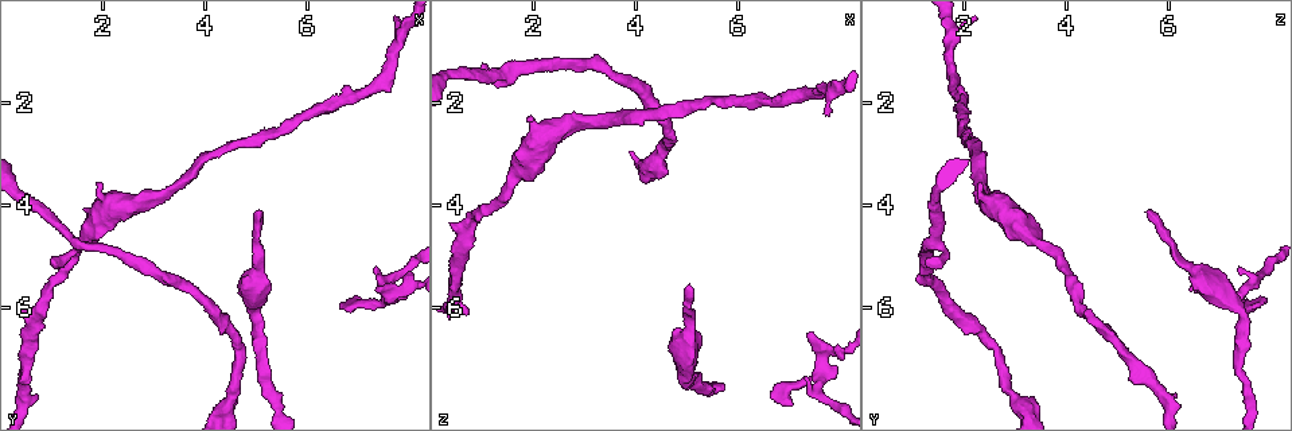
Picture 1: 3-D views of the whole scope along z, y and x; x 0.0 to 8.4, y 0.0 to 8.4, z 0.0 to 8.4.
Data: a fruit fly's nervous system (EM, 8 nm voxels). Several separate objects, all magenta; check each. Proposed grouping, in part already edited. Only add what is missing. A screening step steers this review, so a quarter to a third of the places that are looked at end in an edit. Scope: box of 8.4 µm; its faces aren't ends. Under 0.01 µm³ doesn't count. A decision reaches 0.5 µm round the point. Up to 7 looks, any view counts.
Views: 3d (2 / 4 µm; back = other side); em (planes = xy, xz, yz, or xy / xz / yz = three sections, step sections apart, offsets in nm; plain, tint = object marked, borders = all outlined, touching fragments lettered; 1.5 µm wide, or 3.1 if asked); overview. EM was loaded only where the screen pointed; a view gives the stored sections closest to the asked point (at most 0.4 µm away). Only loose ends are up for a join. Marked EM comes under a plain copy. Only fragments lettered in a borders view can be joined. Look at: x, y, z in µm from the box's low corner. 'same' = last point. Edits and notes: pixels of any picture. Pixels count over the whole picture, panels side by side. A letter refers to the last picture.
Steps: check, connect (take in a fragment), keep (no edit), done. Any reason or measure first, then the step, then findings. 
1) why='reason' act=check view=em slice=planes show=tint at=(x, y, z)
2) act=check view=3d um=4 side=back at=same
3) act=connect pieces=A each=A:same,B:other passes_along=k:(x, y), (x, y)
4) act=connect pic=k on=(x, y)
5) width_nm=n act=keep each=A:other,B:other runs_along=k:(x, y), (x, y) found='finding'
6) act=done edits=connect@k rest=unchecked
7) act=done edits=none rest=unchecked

why='branch stops here' act=check view=em slice=yz step=4 show=borders at=(7.40, 5.70, 6.45)

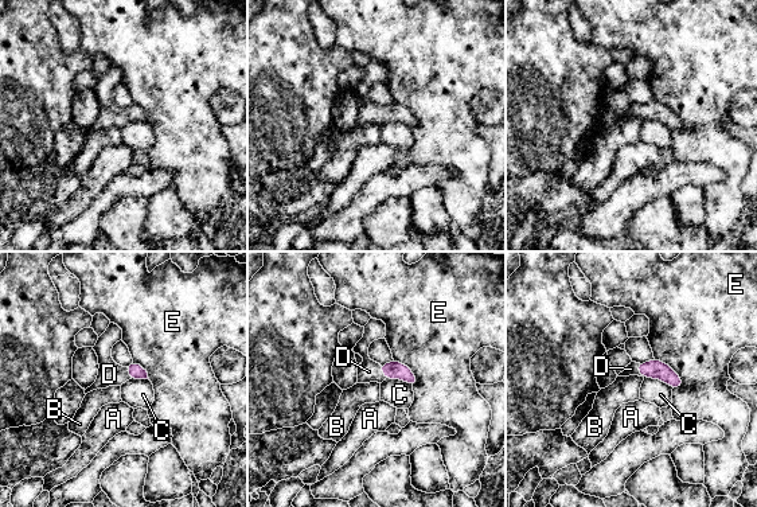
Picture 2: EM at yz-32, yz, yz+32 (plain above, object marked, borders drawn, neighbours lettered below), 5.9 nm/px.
why='another direction' act=check view=em slice=planes show=borders at=same

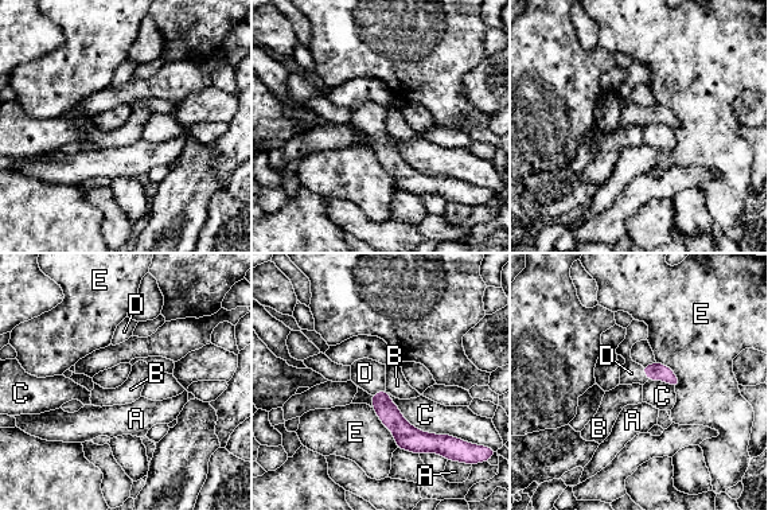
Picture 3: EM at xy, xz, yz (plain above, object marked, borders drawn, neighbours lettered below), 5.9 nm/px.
act=connect pieces=D each=A:other,B:other,C:other,D:same,E:other passes_along=3:(655, 372), (644, 373), (631, 373) found='the cell continues'

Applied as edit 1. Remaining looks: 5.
why='an open end' act=check view=3d um=4 side=back at=(5.10, 4.10, 5.65)

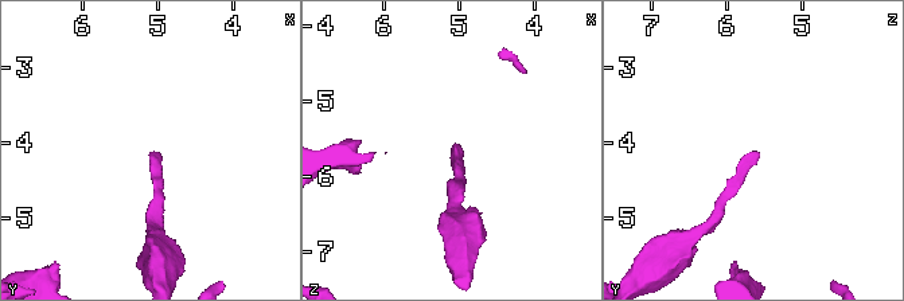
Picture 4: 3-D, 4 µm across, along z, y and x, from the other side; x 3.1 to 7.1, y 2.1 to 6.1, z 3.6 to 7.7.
why='shape alone is not enough' act=check view=em slice=xz step=8 show=borders at=(5.15, 4.10, 5.65)

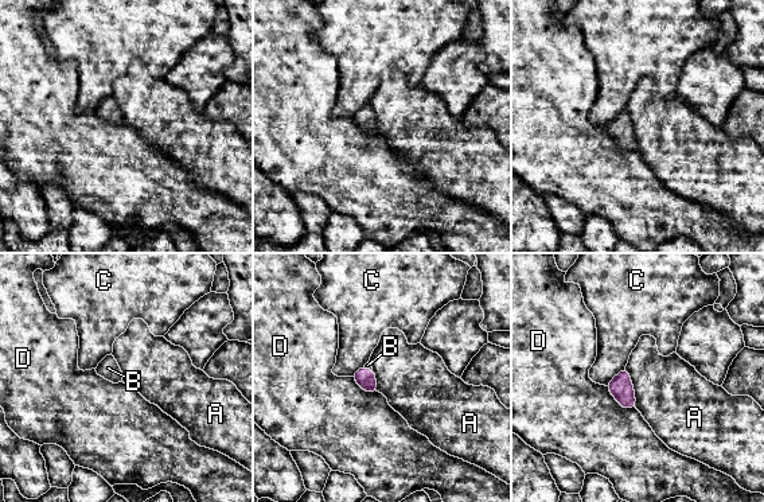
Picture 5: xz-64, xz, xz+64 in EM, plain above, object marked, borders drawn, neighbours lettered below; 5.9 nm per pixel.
act=check view=em slice=planes show=borders at=same

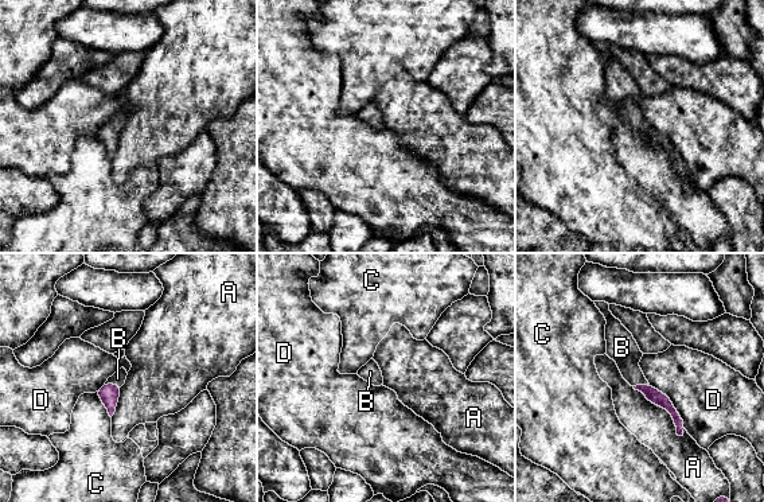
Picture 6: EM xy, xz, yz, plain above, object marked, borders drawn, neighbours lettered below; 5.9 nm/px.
act=connect pieces=B each=A:other,B:same,C:other,D:other passes_along=6:(109, 393), (113, 384), (117, 378) found='it goes on there'

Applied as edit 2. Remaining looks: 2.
why='an open end' act=check view=em slice=xy step=8 show=borders at=(1.00, 5.00, 1.30)

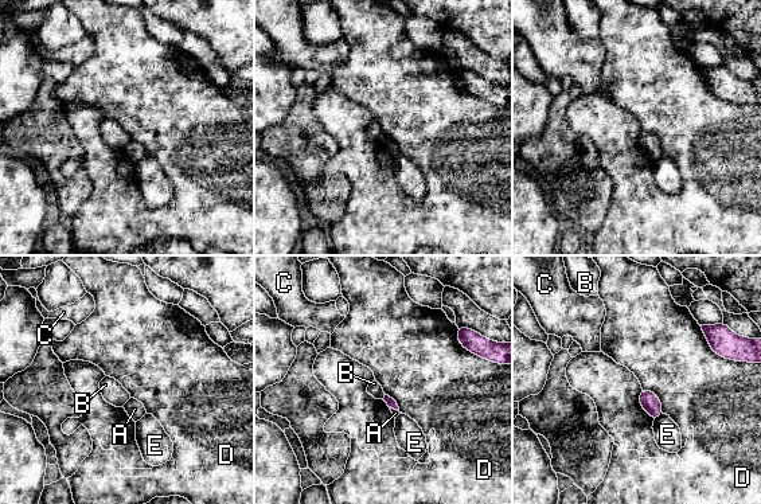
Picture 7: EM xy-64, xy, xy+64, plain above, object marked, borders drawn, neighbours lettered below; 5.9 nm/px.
why='cut it another way' act=check view=em slice=planes show=borders at=same

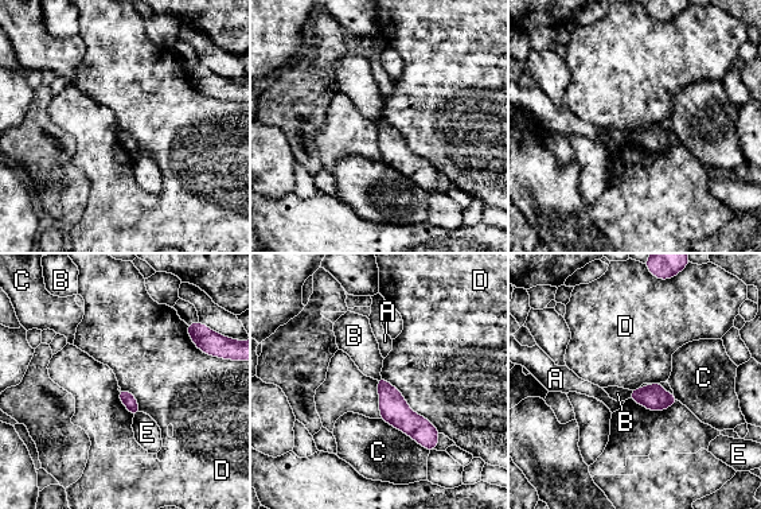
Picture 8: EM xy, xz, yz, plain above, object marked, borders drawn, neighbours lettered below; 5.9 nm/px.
act=keep each=A:other,B:other,C:other,D:other,E:other found='none of them fits'

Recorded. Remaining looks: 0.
act=done edits=connect@3,connect@6 rest=unchecked

